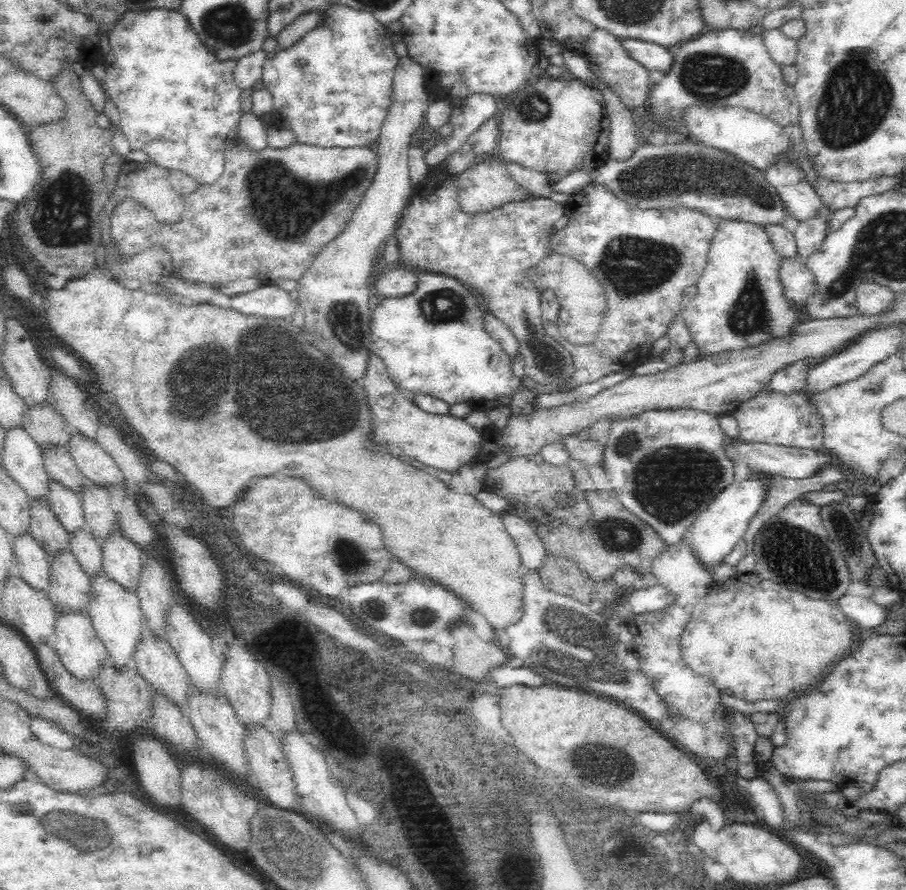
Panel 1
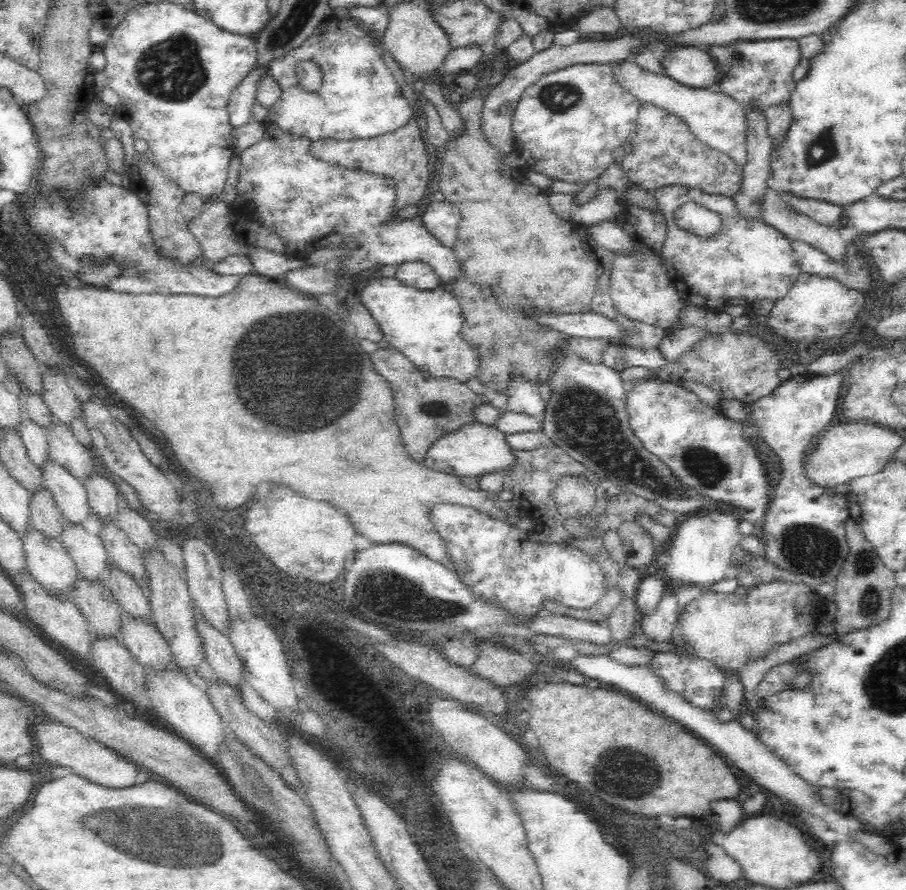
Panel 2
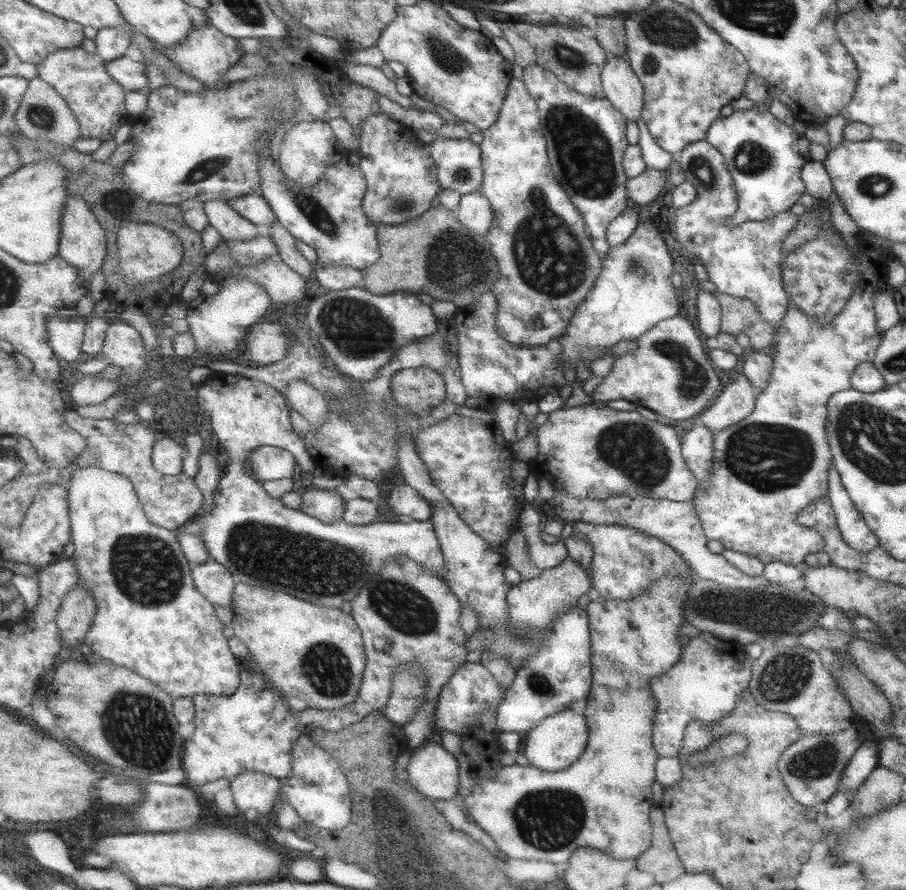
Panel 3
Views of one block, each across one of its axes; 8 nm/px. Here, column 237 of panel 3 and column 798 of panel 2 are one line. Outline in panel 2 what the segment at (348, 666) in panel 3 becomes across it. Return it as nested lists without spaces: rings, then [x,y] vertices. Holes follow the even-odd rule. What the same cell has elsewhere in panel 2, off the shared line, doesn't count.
[[[800,582],[760,584],[758,588],[746,590],[742,598],[706,590],[680,610],[680,636],[694,650],[696,658],[714,662],[722,672],[734,670],[740,674],[744,662],[768,654],[776,644],[786,644],[816,632],[812,624],[824,618],[824,606],[818,608],[820,596],[810,590]]]

